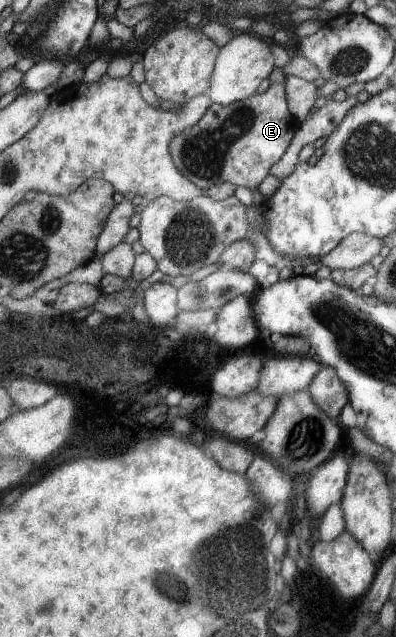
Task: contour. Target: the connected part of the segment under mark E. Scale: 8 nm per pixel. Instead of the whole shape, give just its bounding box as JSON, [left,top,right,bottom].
[171,85,297,190]

